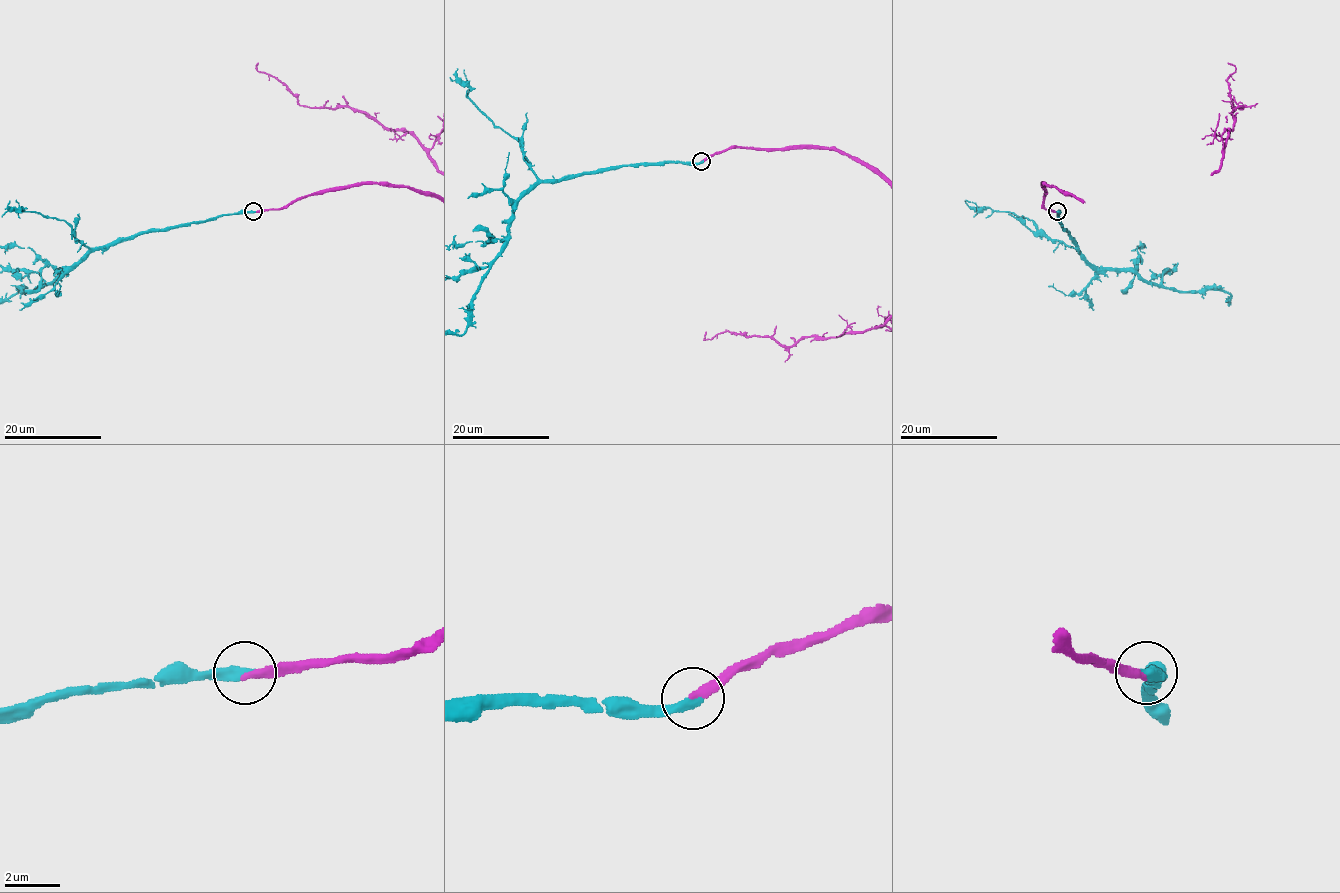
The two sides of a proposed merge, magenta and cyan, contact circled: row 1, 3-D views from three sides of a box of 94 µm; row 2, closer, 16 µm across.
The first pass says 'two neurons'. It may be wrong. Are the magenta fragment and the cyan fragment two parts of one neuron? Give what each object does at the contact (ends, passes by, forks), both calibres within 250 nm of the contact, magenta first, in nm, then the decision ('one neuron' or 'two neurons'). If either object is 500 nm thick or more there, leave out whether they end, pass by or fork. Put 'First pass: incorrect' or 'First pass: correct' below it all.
magenta ends | cyan ends | 280/420 nm | one neuron
First pass: incorrect

